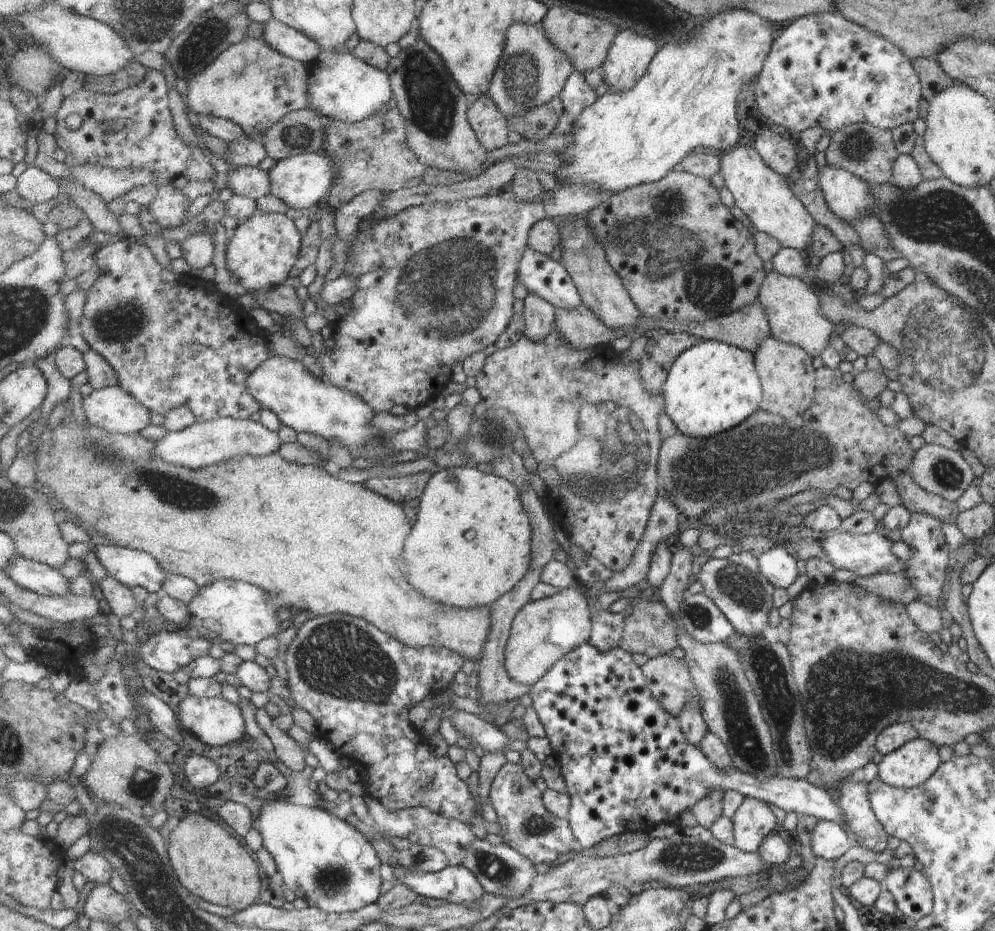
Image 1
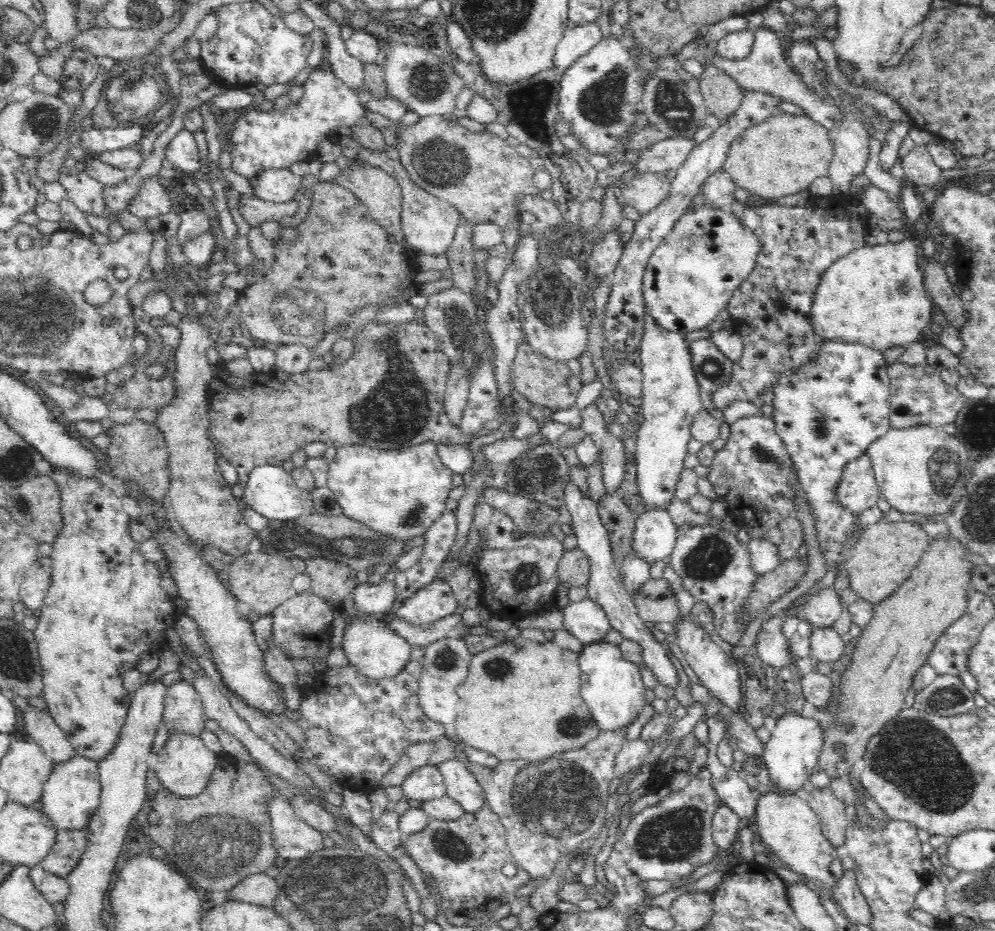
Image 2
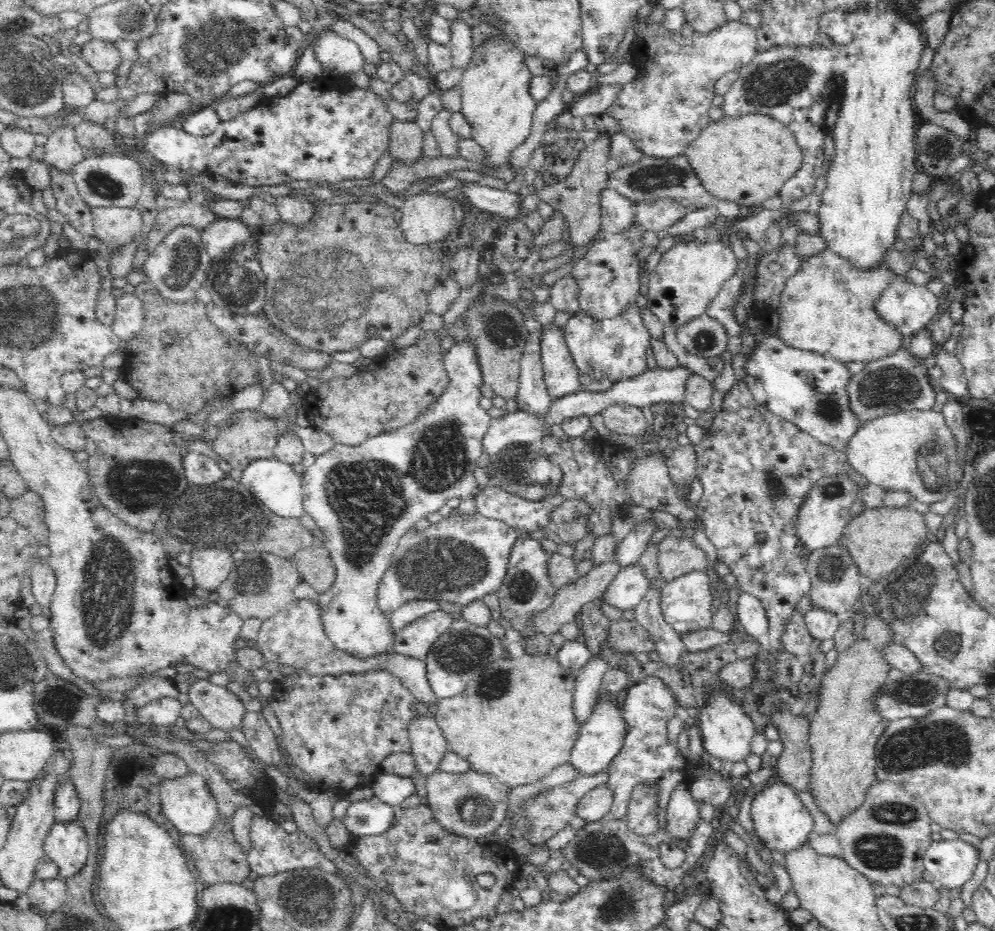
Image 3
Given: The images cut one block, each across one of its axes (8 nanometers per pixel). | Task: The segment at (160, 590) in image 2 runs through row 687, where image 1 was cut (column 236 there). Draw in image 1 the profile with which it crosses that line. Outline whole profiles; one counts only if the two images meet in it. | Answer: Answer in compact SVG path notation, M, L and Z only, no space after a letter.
M247 37L231 45L189 82L187 104L196 115L234 122L246 135L266 133L290 112L309 109L309 68L310 64L283 56L265 40Z

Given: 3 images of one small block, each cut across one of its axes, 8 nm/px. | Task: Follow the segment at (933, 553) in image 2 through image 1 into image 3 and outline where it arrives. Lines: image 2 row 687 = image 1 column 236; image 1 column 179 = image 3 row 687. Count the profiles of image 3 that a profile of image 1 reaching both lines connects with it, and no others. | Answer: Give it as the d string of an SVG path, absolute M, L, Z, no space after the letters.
M867 616L865 626L854 644L843 653L839 653L836 662L830 666L821 680L819 699L810 711L811 727L809 743L812 751L812 768L808 790L812 793L816 805L833 825L835 833L844 820L848 820L864 801L868 789L877 781L876 743L884 732L886 722L874 709L874 696L888 679L891 666L884 662L880 648L892 641L891 628L878 616Z

